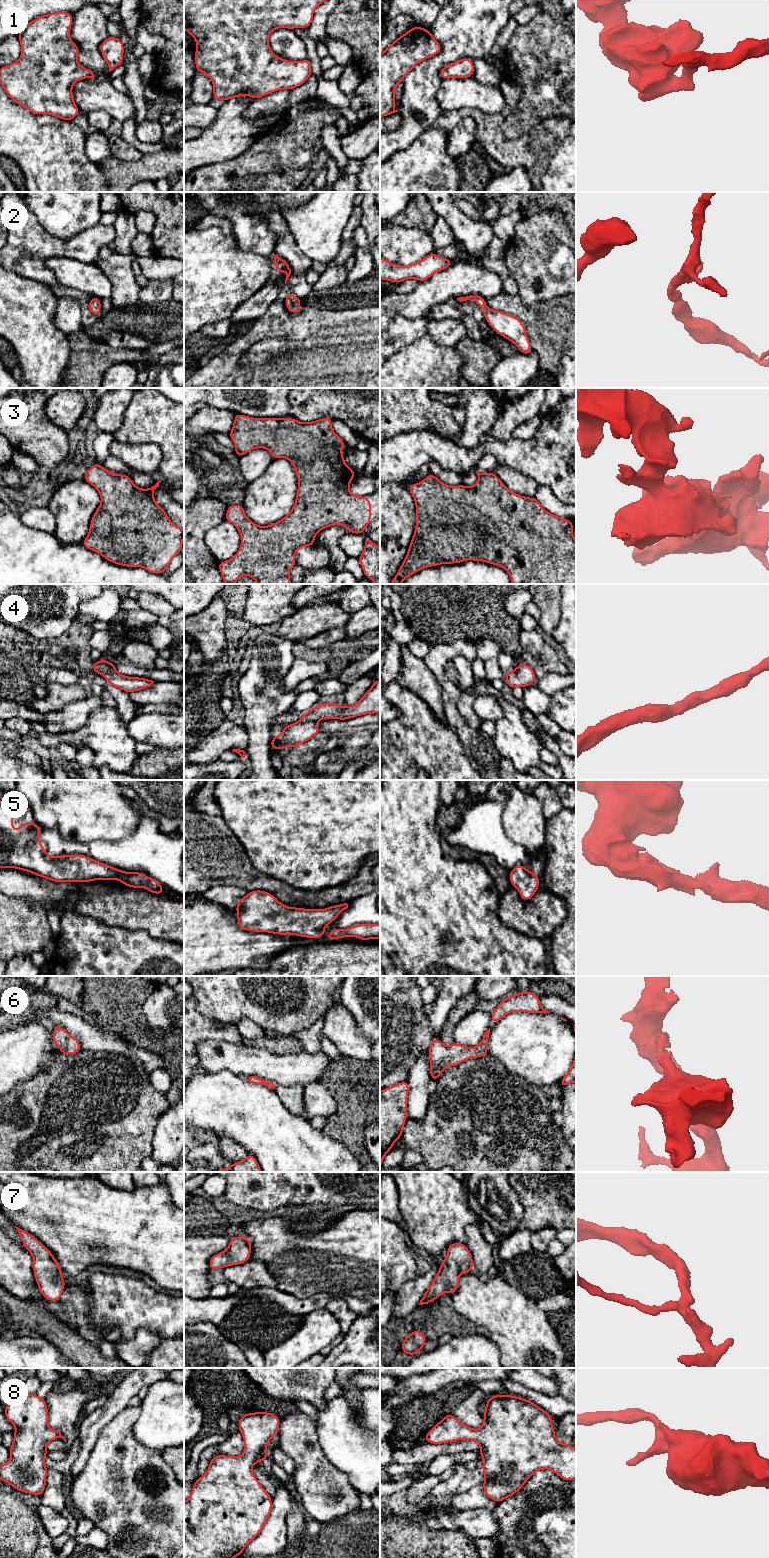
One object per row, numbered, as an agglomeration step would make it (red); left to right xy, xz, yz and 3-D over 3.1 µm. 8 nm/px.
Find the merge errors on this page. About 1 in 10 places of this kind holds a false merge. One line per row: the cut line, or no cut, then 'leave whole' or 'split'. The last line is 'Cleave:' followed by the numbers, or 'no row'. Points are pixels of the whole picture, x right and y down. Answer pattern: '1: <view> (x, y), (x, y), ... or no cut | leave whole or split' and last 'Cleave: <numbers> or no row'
1: no cut | leave whole
2: no cut | leave whole
3: no cut | leave whole
4: no cut | leave whole
5: no cut | leave whole
6: no cut | leave whole
7: no cut | leave whole
8: no cut | leave whole
Cleave: no row

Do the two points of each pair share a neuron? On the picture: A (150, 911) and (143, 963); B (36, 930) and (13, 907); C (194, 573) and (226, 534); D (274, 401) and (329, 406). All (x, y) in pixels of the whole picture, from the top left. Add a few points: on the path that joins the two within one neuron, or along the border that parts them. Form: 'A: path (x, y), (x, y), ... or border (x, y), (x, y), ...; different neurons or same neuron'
A: border (124, 928), (144, 930), (153, 937), (169, 941); different neurons
B: path (30, 924), (19, 913); same neuron
C: border (211, 528), (205, 534), (204, 543), (218, 562); different neurons
D: border (288, 398), (292, 417); different neurons

